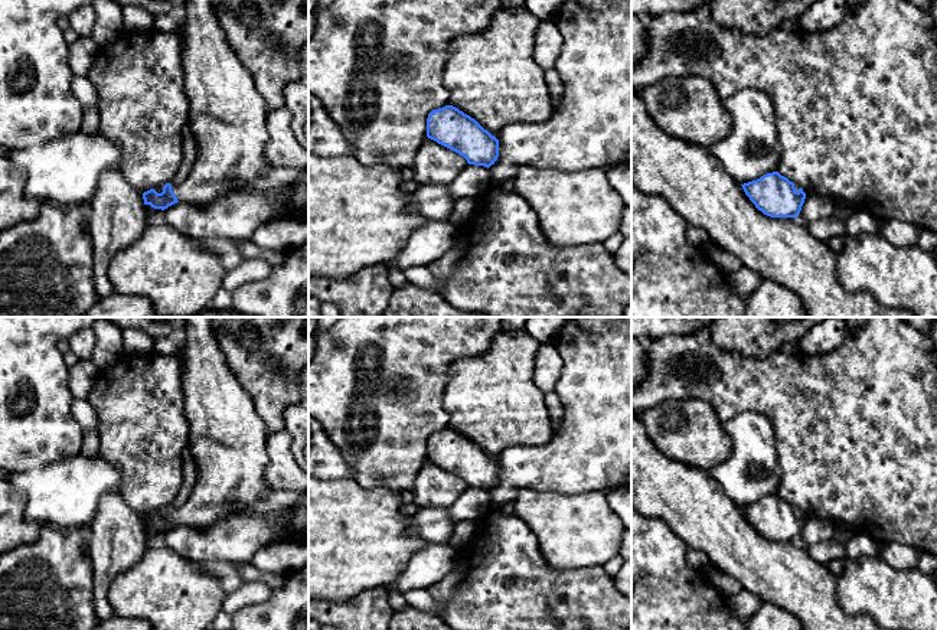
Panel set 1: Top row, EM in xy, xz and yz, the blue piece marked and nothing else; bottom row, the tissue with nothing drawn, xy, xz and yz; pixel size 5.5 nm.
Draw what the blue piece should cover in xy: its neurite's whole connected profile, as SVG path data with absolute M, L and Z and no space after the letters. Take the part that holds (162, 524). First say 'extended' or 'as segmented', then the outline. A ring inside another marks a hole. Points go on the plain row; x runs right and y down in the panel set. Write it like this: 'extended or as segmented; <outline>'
extended; M212 317L185 320L182 389L196 482L185 505L141 515L144 528L161 533L177 525L206 529L241 509L264 515L288 509L308 492L275 490L267 483L267 425L229 369Z

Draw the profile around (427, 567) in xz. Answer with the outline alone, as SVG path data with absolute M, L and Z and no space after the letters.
M427 544L409 559L407 571L388 587L389 595L392 593L402 595L417 588L427 590L454 569L456 559L457 549L450 544Z

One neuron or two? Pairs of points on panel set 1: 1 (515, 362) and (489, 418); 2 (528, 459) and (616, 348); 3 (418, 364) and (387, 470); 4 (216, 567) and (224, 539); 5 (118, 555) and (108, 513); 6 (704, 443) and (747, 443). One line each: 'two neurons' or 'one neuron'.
1: one neuron
2: one neuron
3: one neuron
4: two neurons
5: one neuron
6: two neurons

